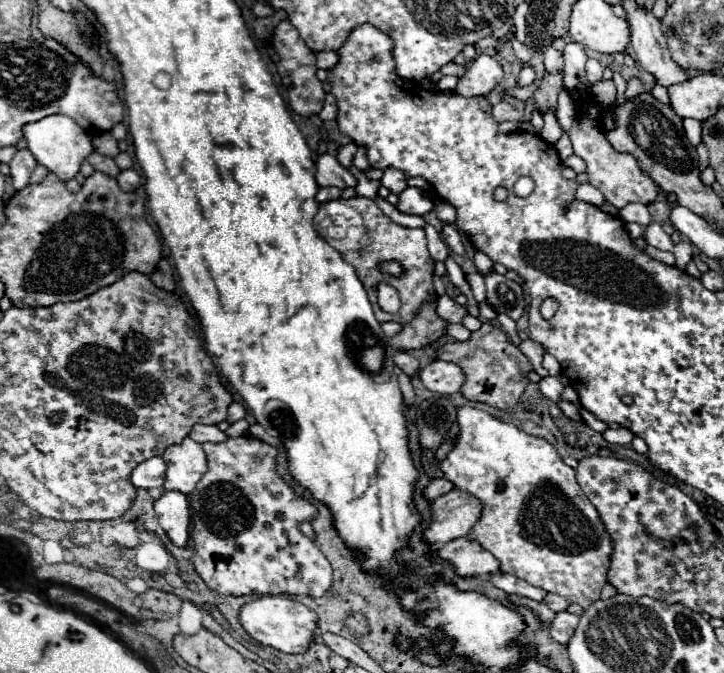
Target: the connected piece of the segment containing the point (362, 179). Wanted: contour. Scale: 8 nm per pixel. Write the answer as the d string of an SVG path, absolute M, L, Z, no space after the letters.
M349 167L349 171L355 175L355 179L357 179L357 187L355 187L355 191L359 193L359 195L363 195L363 197L369 197L369 199L373 199L375 195L377 195L377 189L379 189L379 181L371 181L371 179L367 179L357 167Z

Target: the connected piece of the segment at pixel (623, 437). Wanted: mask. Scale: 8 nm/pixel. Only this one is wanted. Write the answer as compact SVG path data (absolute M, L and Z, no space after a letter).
M617 427L617 429L607 429L603 433L603 439L611 445L627 445L633 441L633 433L625 427Z

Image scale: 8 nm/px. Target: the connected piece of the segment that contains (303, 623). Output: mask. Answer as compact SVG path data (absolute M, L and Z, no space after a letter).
M263 595L263 597L247 601L239 611L239 621L245 627L245 631L251 635L251 639L259 641L261 645L279 649L283 653L307 651L317 631L317 615L305 605L283 595Z

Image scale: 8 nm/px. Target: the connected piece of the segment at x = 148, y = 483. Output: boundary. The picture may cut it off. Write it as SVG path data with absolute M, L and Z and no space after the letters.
M151 457L143 463L139 463L133 471L131 471L131 483L135 487L143 487L143 489L153 489L153 487L161 487L165 481L165 461L161 457Z

